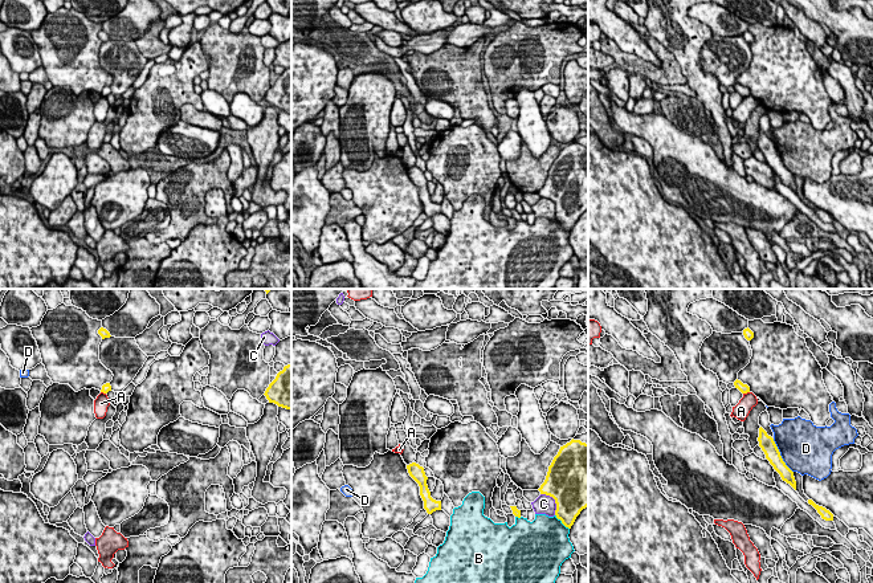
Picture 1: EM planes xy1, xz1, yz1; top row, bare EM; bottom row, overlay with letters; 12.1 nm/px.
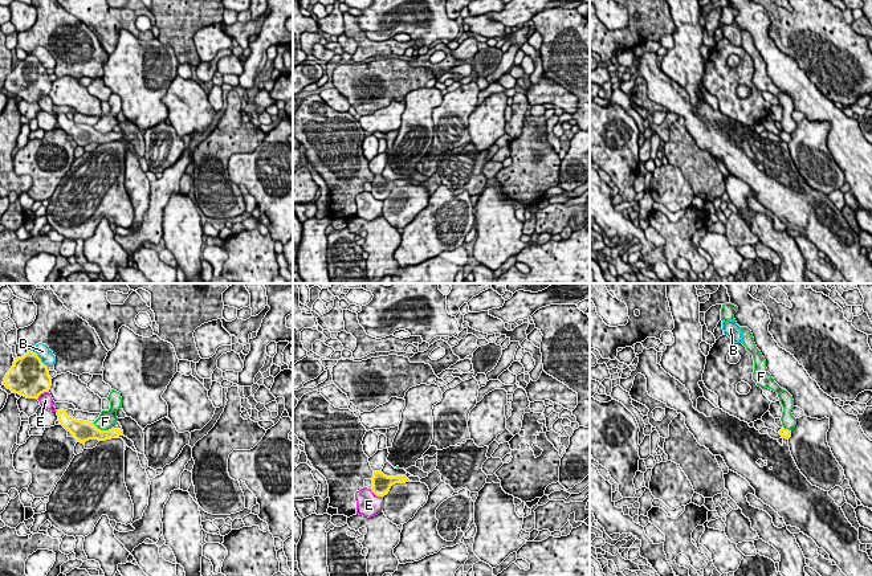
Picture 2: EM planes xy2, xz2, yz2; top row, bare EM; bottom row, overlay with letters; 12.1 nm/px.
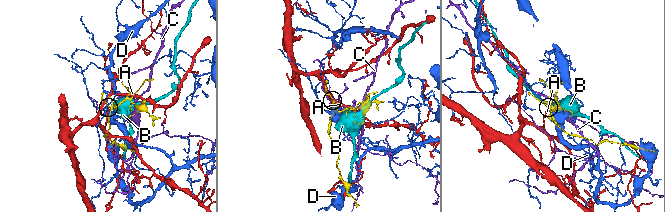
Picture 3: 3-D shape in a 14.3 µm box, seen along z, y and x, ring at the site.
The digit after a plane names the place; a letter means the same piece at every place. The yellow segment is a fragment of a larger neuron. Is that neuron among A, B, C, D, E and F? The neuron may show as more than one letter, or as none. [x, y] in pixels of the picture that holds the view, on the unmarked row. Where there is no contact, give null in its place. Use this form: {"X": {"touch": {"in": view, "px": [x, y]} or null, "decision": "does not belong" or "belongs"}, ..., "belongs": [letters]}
{"A": {"touch": {"in": "yz1", "px": [746, 96]}, "decision": "does not belong"}, "B": {"touch": {"in": "xy2", "px": [39, 61]}, "decision": "does not belong"}, "C": {"touch": {"in": "xz1", "px": [555, 204]}, "decision": "does not belong"}, "D": {"touch": {"in": "yz1", "px": [780, 159]}, "decision": "does not belong"}, "E": {"touch": {"in": "xz2", "px": [377, 199]}, "decision": "does not belong"}, "F": {"touch": {"in": "xy2", "px": [102, 134]}, "decision": "does not belong"}, "belongs": []}

